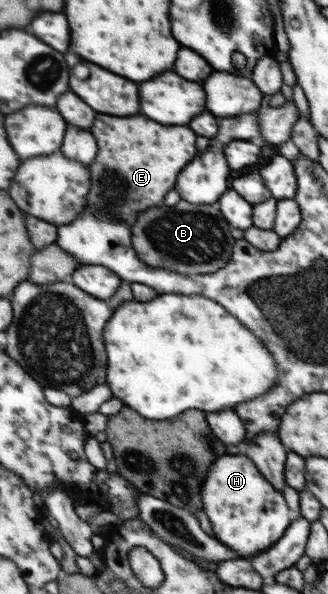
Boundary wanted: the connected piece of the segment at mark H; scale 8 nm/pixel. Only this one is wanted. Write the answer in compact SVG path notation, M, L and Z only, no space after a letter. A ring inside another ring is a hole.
M239 453L218 459L214 471L210 471L210 479L206 479L206 491L202 491L202 495L206 495L206 499L202 499L204 510L216 539L240 557L252 557L270 550L291 525L290 511L282 493L260 475L260 469L248 457Z

